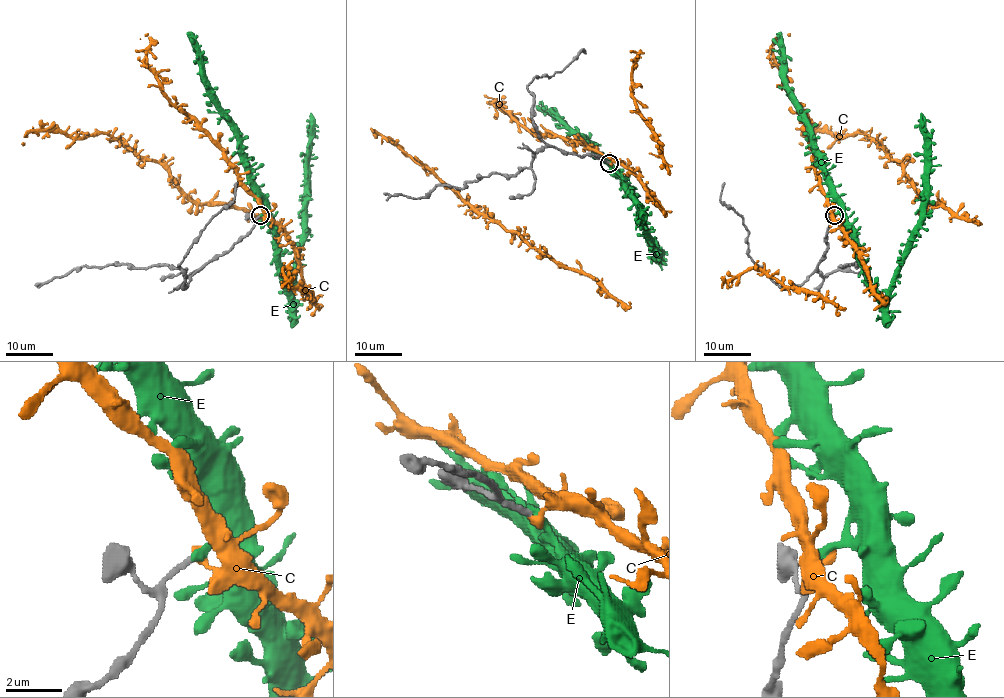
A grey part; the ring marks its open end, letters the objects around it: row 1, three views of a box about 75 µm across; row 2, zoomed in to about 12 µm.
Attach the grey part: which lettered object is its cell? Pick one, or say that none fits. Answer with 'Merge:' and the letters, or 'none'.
Merge: none

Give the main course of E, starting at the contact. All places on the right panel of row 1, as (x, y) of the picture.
E: (833, 216), (840, 215), (865, 279), (884, 296), (914, 232), (924, 198), (925, 148), (921, 113)

